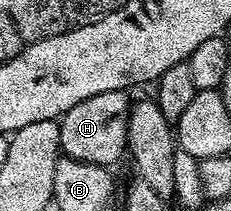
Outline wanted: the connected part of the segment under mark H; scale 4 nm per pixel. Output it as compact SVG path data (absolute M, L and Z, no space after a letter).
M126 91L96 93L96 97L88 97L80 101L80 105L72 105L72 109L58 120L61 154L81 163L113 168L113 163L127 154L128 117L132 106L132 99L128 96Z

